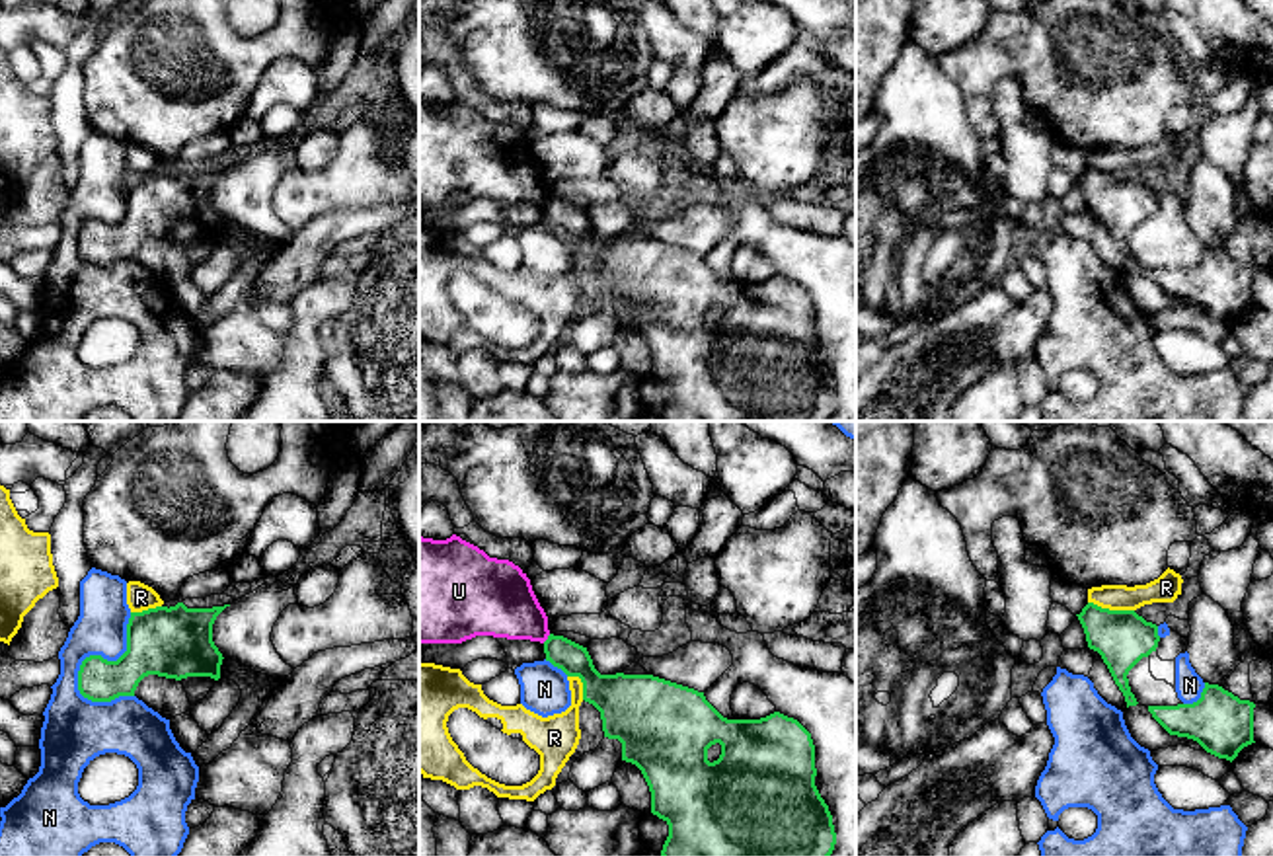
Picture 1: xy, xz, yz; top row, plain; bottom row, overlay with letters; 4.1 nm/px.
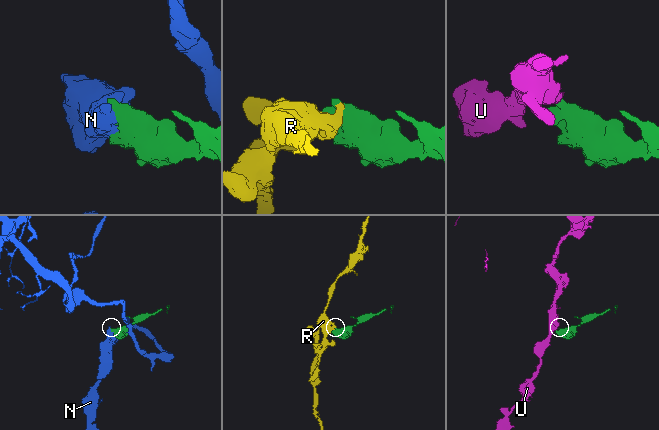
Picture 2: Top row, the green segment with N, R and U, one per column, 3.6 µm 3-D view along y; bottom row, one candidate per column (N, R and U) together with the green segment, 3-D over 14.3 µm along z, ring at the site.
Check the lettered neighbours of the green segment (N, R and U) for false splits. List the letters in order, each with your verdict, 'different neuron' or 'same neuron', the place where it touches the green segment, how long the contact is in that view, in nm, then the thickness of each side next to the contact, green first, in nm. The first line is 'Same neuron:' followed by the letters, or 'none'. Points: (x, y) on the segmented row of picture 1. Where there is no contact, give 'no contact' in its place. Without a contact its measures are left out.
Same neuron: none
N: different neuron; contact xy (100, 656); length 400 nm; calibres 280 and 200 nm
R: different neuron; contact yz (1112, 611); length 200 nm; calibres 220 and 110 nm
U: different neuron; contact xz (548, 638); length 50 nm; calibres 140 and 280 nm

